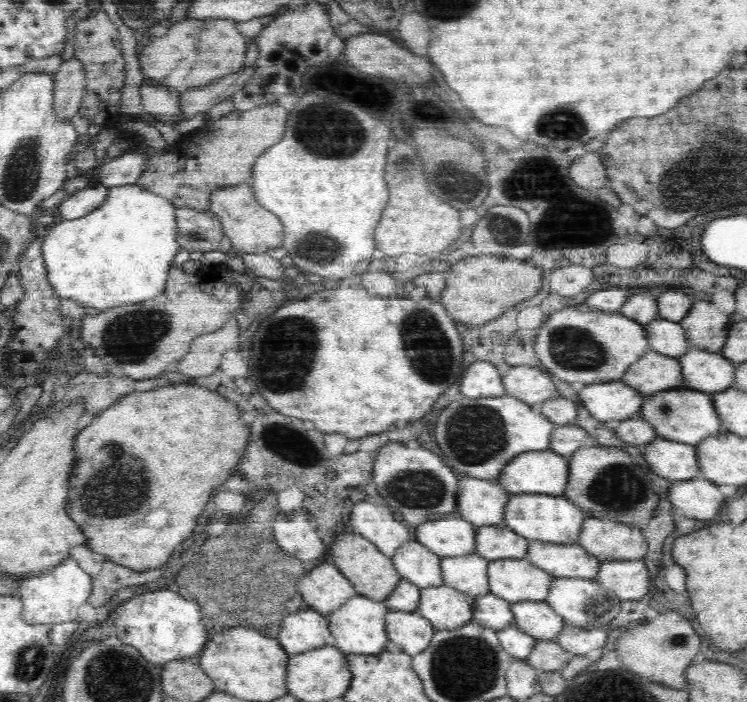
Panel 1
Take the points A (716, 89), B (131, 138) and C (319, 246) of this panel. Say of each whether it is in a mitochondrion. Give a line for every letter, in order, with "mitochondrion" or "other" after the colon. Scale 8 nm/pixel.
A: other
B: other
C: mitochondrion

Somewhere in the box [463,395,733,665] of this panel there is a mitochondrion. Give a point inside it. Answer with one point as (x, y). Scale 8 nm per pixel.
(619, 487)

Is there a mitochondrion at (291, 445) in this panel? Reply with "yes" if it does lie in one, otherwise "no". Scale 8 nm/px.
yes

